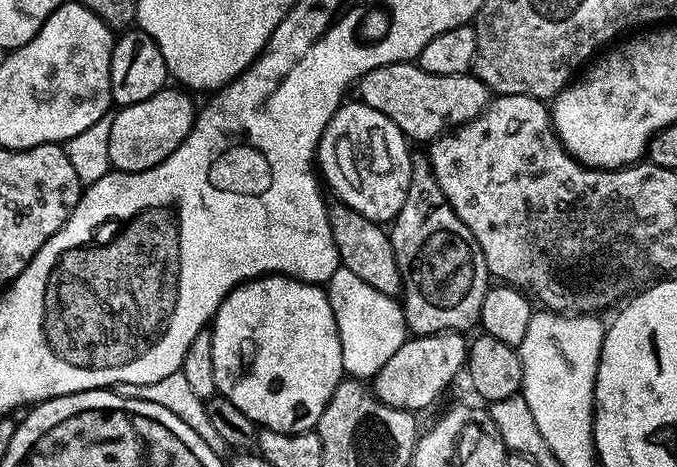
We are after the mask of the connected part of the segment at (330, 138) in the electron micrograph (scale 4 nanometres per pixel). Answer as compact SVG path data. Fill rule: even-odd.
M345 102L332 115L322 134L318 168L323 183L332 187L339 203L358 210L367 220L391 222L402 210L410 186L410 141L386 114L378 114L378 110L359 102Z

